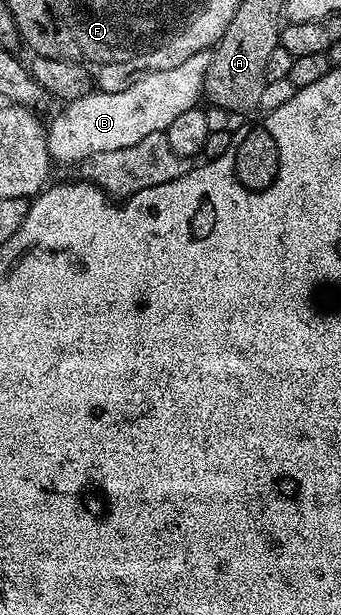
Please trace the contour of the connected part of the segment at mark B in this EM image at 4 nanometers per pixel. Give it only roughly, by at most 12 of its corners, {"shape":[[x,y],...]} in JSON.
{"shape":[[211,56],[69,100],[46,127],[77,165],[165,133],[199,106]]}

